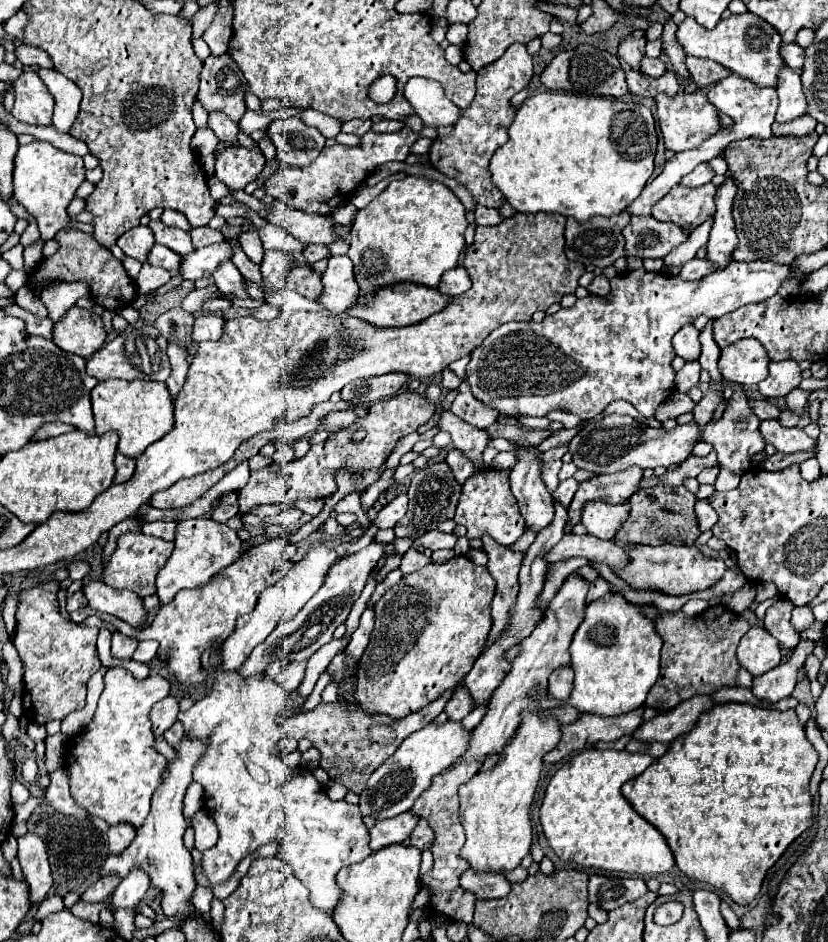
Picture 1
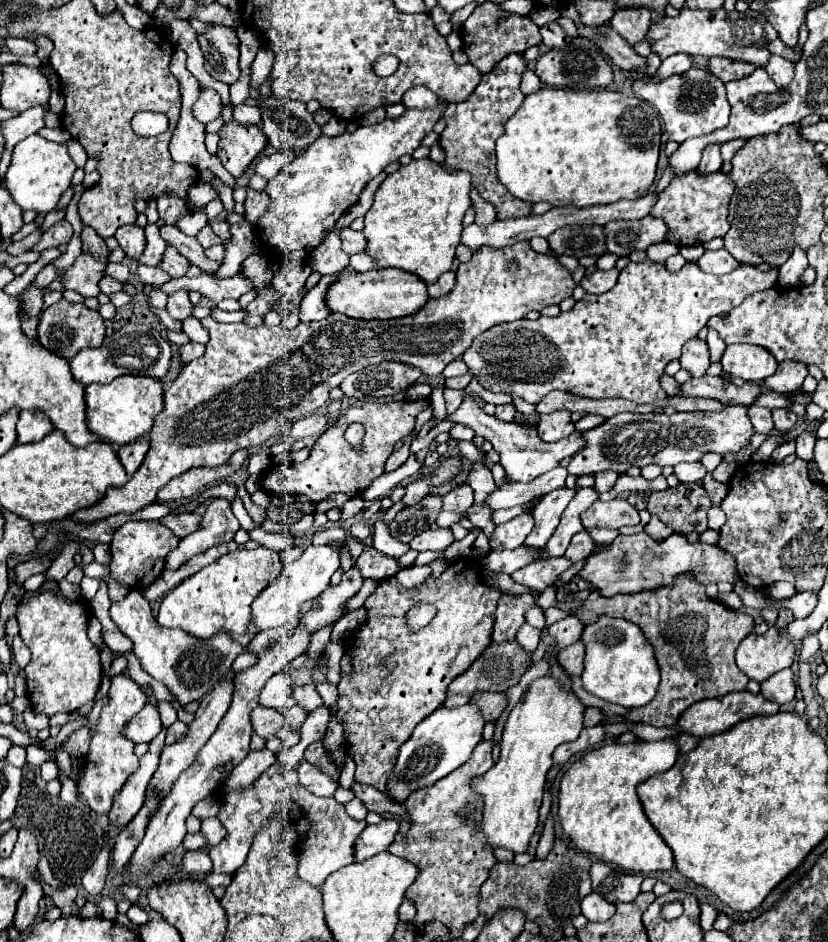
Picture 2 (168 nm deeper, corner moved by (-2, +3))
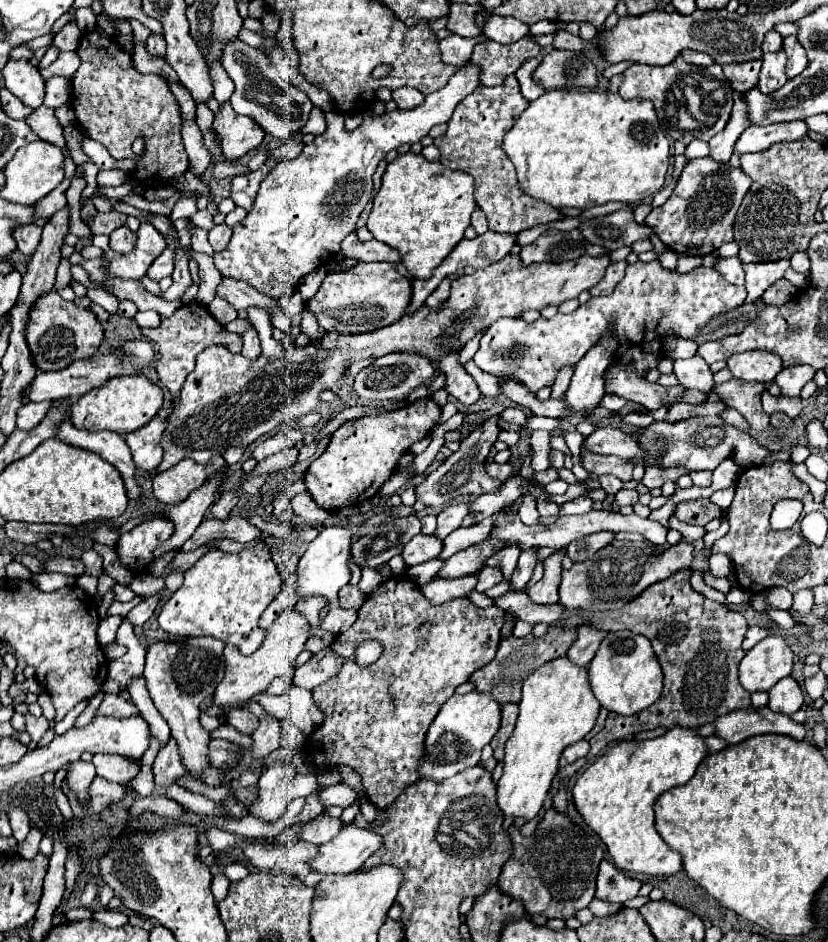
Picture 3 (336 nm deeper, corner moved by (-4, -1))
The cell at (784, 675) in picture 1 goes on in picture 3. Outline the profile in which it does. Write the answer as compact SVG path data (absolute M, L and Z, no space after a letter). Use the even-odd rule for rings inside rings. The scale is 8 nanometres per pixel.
M786 677L782 679L782 683L778 683L778 687L772 687L768 691L770 695L770 701L768 701L768 707L772 711L778 711L778 713L786 713L786 715L792 715L800 709L802 705L802 689L800 685L796 683L794 677Z

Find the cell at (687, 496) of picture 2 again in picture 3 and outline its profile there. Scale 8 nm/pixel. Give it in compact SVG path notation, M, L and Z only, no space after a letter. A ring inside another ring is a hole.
M698 499L698 501L684 501L678 503L674 509L674 517L688 525L706 525L708 521L722 515L722 509L714 505L710 499Z

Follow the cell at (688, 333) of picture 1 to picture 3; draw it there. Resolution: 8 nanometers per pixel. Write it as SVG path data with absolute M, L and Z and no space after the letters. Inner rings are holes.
M700 355L674 361L674 375L678 377L680 385L684 385L686 389L696 389L696 391L708 393L714 387L712 371Z

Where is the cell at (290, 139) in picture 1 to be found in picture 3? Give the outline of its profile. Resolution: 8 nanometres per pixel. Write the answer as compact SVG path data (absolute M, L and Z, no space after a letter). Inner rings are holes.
M236 39L234 43L228 43L224 47L222 67L236 85L236 91L230 97L230 105L238 115L254 119L268 135L276 137L278 141L292 139L292 135L306 125L310 109L314 107L312 101L306 93L278 77L276 69L270 67L266 53L260 53L258 49L252 49L240 39Z

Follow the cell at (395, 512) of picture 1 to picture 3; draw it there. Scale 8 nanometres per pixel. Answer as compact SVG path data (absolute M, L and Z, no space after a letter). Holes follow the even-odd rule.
M498 415L486 419L480 427L476 427L466 439L460 441L460 449L452 453L438 469L434 469L420 485L416 485L416 499L424 503L426 507L446 507L450 501L462 497L462 495L482 495L482 493L492 493L500 487L498 479L492 479L484 471L486 457L496 441L498 435Z

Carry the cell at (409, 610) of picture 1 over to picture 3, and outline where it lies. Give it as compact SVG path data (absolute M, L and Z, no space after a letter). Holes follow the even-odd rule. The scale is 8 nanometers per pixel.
M390 577L378 587L378 591L370 593L364 601L364 605L358 609L356 623L338 635L332 649L346 657L346 663L342 665L340 673L326 681L324 685L316 687L314 701L320 705L324 713L322 725L306 739L306 755L314 769L326 769L326 767L338 767L338 765L350 765L362 775L364 789L368 793L368 799L380 807L388 809L398 795L408 787L410 783L418 781L418 761L424 755L424 737L438 715L442 703L454 695L454 689L468 681L468 677L490 663L494 659L498 641L500 641L500 629L504 621L504 611L500 607L488 607L480 609L476 607L468 597L456 597L452 601L446 601L438 607L434 607L406 577ZM364 641L380 641L384 647L384 653L374 665L360 667L354 661L354 651Z

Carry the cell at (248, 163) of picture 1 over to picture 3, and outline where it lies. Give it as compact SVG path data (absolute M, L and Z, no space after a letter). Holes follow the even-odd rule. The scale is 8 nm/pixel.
M230 103L220 105L220 113L214 117L212 127L220 137L224 161L236 161L246 153L258 149L266 135L250 117L238 115Z

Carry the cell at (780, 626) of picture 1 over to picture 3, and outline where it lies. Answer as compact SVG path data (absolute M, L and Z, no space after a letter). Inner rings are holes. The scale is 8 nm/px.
M770 587L764 593L764 599L766 599L766 603L772 609L784 609L784 611L788 611L790 605L792 605L792 593L788 589L784 589L784 587Z

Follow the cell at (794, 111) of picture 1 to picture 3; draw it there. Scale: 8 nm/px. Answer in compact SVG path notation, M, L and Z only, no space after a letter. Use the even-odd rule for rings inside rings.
M766 53L762 57L762 71L760 71L760 81L758 87L762 93L774 93L778 91L786 81L786 53Z

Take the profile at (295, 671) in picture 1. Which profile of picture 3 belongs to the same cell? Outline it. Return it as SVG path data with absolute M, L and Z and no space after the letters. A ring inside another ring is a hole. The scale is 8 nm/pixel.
M272 713L260 717L260 727L252 735L252 739L254 739L252 751L254 751L256 759L262 759L264 755L268 755L270 751L280 747L280 725L282 725L280 719Z

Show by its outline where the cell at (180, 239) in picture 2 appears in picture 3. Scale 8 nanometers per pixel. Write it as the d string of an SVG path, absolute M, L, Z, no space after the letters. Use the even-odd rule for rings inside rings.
M222 277L222 281L216 287L216 295L226 299L234 309L248 309L250 305L258 305L270 311L272 307L278 305L278 301L262 295L260 291L254 291L254 287L250 287L248 283L230 277Z

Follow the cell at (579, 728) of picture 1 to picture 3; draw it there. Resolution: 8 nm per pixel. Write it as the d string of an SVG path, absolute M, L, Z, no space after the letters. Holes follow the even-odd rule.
M582 739L582 741L578 741L578 743L570 745L570 747L566 747L566 751L562 751L562 757L560 757L560 767L564 767L564 765L568 765L568 763L580 759L580 757L584 757L588 751L590 751L590 743L586 739Z

